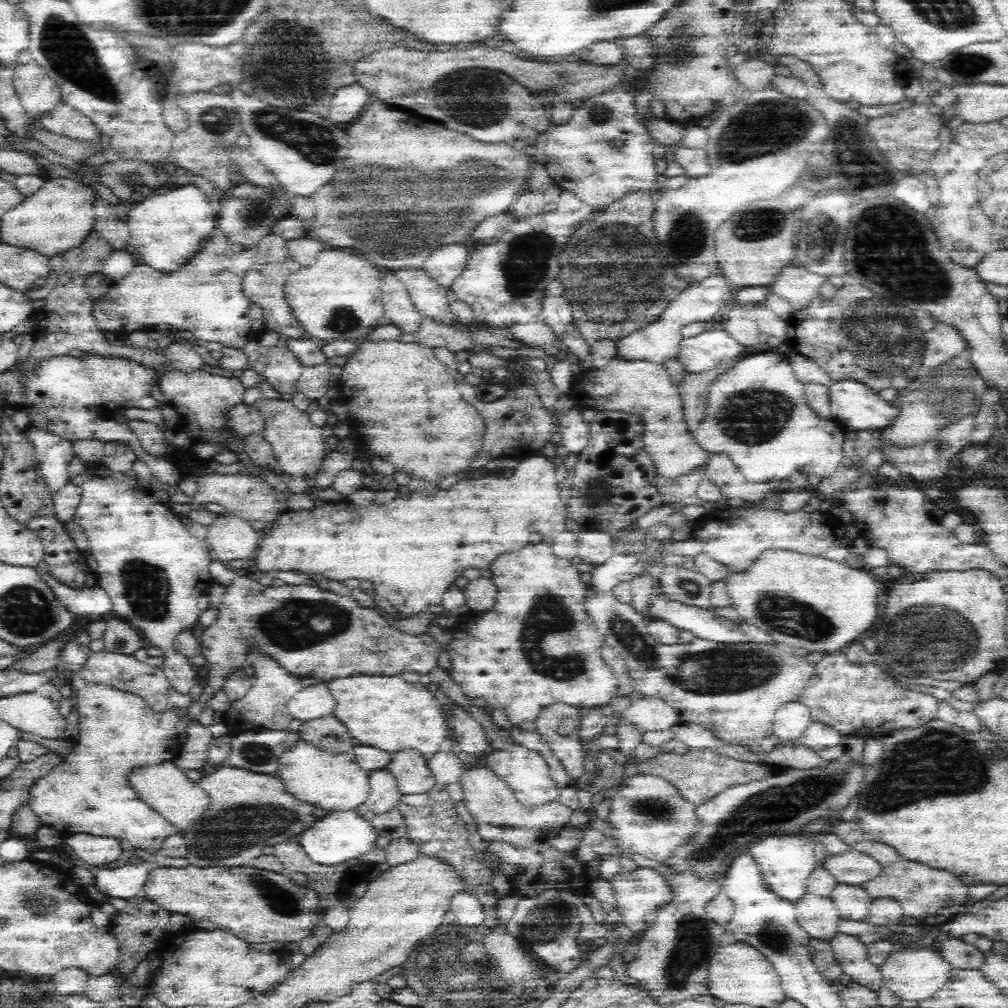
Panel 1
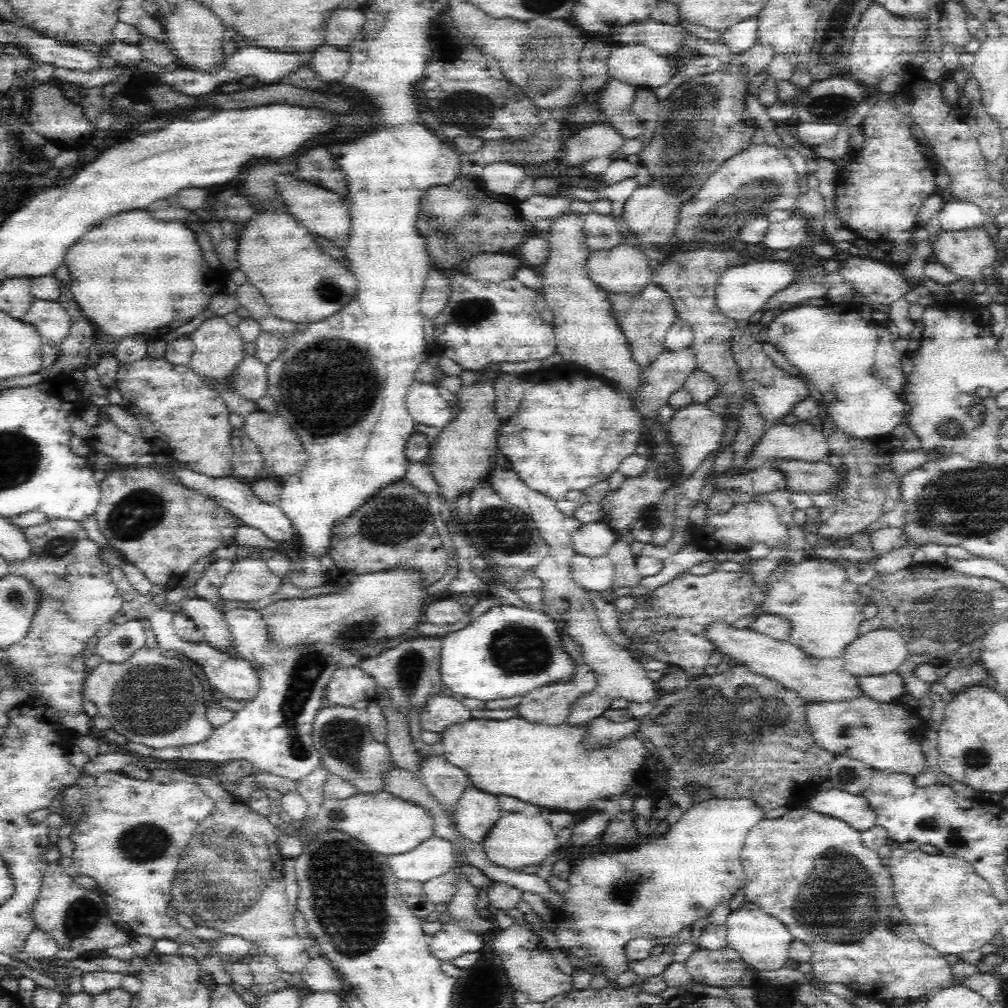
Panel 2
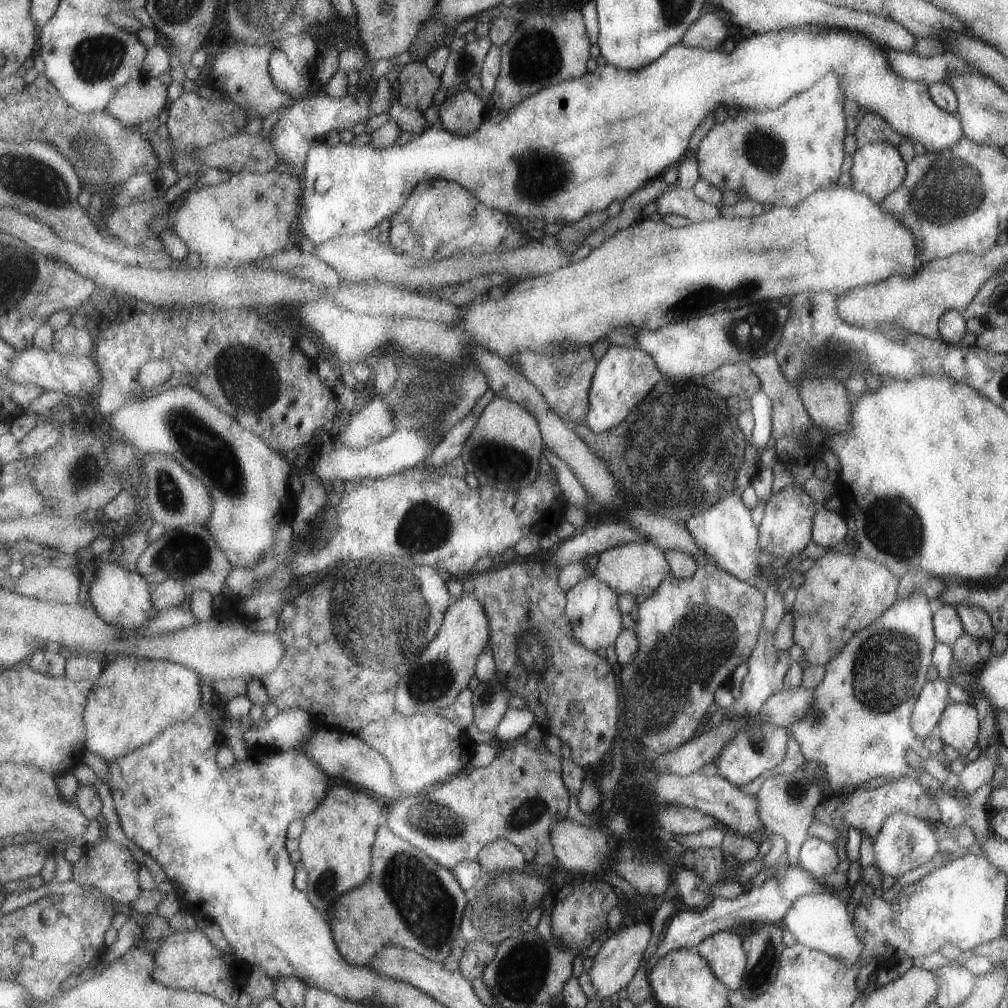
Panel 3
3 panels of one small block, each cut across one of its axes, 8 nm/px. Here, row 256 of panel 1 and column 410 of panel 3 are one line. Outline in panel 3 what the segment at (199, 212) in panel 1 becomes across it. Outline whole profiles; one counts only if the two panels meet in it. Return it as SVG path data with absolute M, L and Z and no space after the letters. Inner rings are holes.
M805 24L801 28L789 28L789 30L781 30L781 32L767 32L767 34L747 34L741 42L735 44L735 48L731 52L723 52L721 50L705 50L705 48L691 48L687 44L677 44L673 46L671 50L667 50L667 54L663 54L663 58L655 60L651 66L645 66L643 70L635 70L635 72L629 72L629 70L619 70L615 66L601 66L597 68L595 72L587 72L583 78L577 78L577 80L567 80L567 82L561 82L561 84L555 84L555 86L549 86L545 90L541 90L539 94L527 98L525 102L521 102L515 110L511 112L501 112L501 114L493 114L493 116L487 116L483 126L475 132L475 134L469 134L469 136L459 136L459 134L453 134L451 130L445 130L445 128L429 128L427 132L423 132L421 136L413 136L411 142L407 144L395 144L391 148L373 148L371 144L369 146L353 146L353 144L337 144L335 148L327 146L327 144L313 144L311 150L307 152L307 162L305 162L305 172L303 172L303 200L299 204L299 218L301 218L301 224L303 224L303 236L309 238L309 242L321 246L325 242L329 242L331 238L343 238L343 236L359 236L359 234L365 234L367 230L375 228L381 224L381 220L385 218L393 218L401 206L405 202L409 202L411 194L417 190L419 184L423 182L431 182L431 180L453 180L453 182L459 182L463 188L471 190L471 194L479 196L487 206L493 206L493 208L499 208L503 212L509 212L509 214L517 214L517 216L525 216L527 220L535 220L535 218L543 218L547 222L551 222L549 226L543 226L543 228L551 228L551 230L559 230L563 226L571 226L571 224L577 224L581 222L583 218L595 214L595 212L603 212L607 210L607 206L615 200L619 202L625 202L627 198L631 198L635 192L639 192L641 188L645 188L649 182L661 178L669 166L677 166L689 152L691 148L691 138L695 136L695 130L699 130L699 124L705 120L707 122L707 116L711 118L715 114L717 108L721 106L735 106L735 108L751 108L751 110L767 110L767 108L775 108L779 106L781 102L785 102L789 96L793 94L799 94L803 92L805 88L809 88L813 82L817 82L823 74L827 72L835 72L837 78L839 78L839 88L843 92L843 96L847 98L845 102L857 102L859 110L865 110L869 114L877 114L881 120L885 120L895 132L899 132L903 138L909 138L913 140L913 144L921 144L927 152L943 152L943 150L951 150L951 146L955 146L961 138L963 138L963 130L961 130L961 120L957 114L949 114L945 110L941 110L935 102L931 102L929 98L929 86L927 84L919 84L919 82L911 82L911 80L905 80L901 78L899 74L895 74L895 70L891 68L889 64L889 58L887 58L887 52L883 48L879 48L875 42L863 38L863 36L855 36L851 32L845 32L845 30L833 30L833 28L821 28L821 26L811 26L811 24ZM323 176L323 184L329 184L331 188L323 192L317 190L317 184L319 184L319 178Z

